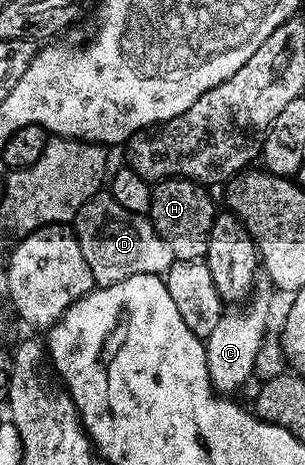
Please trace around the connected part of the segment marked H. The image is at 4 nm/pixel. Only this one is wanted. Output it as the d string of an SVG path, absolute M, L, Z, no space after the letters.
M160 179L151 186L150 209L148 218L156 233L164 241L168 241L168 249L172 249L175 259L205 259L208 249L208 237L212 233L212 225L216 208L214 199L207 188L193 179Z

